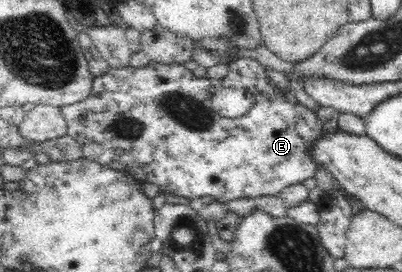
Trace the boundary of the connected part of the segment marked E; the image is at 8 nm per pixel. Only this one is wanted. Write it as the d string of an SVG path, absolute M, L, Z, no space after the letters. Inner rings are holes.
M238 57L233 61L228 61L228 64L229 73L223 79L220 79L222 85L227 84L227 86L233 88L240 86L242 89L248 90L256 101L255 105L251 107L251 112L244 116L236 119L225 118L221 121L218 121L218 118L202 118L202 92L204 92L202 73L192 74L192 71L184 67L184 63L158 64L158 62L150 61L145 67L110 67L105 74L96 76L93 80L90 96L86 100L61 108L62 115L64 115L67 123L67 134L80 145L84 159L114 170L130 173L134 179L140 179L142 182L152 182L152 184L159 186L160 193L176 194L176 196L184 196L188 199L211 196L216 201L225 203L236 200L236 198L276 196L283 188L291 184L300 184L306 179L313 178L317 170L317 163L311 148L323 138L324 134L323 123L317 118L317 114L306 106L302 106L302 104L288 103L286 99L280 98L275 92L277 86L266 75L266 68L255 59ZM188 84L198 84L198 86L202 84L202 92L196 92L196 94L190 92L190 96L188 96Z

